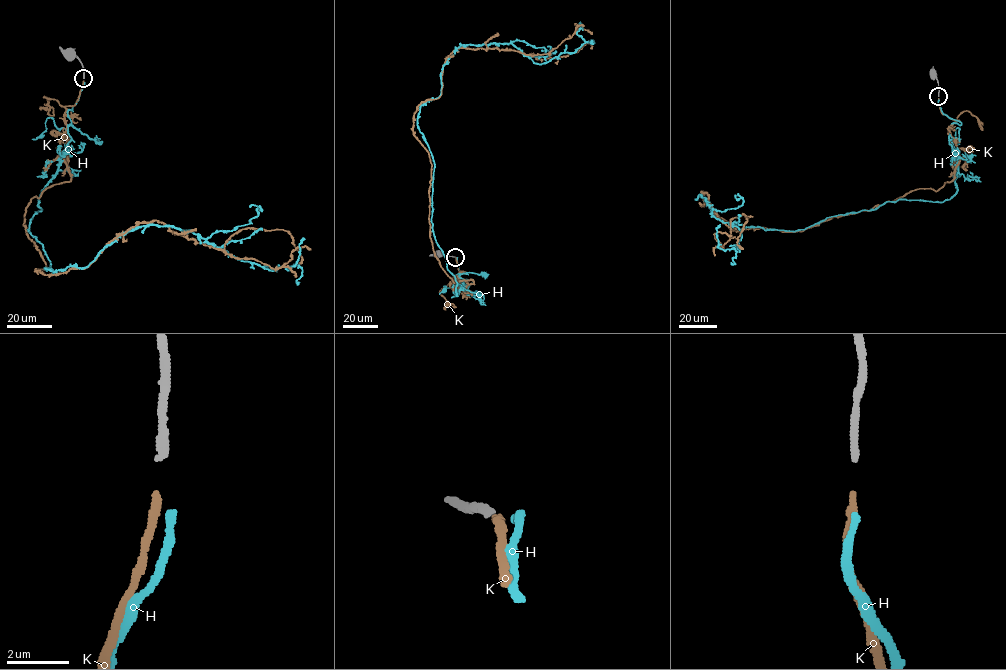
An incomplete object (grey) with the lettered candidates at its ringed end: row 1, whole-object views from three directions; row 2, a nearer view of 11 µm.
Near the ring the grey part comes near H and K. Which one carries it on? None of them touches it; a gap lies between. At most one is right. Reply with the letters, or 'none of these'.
K

